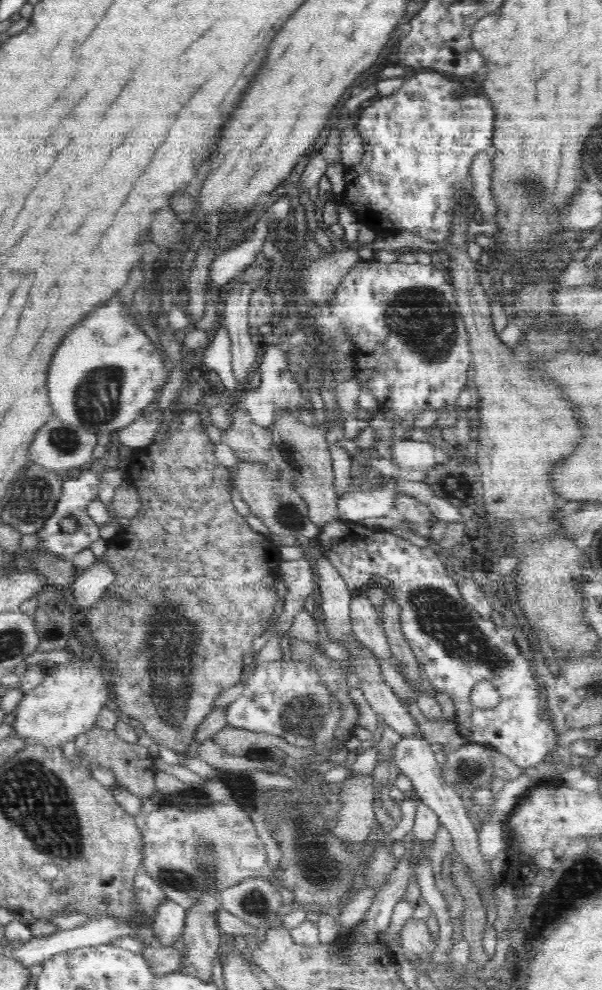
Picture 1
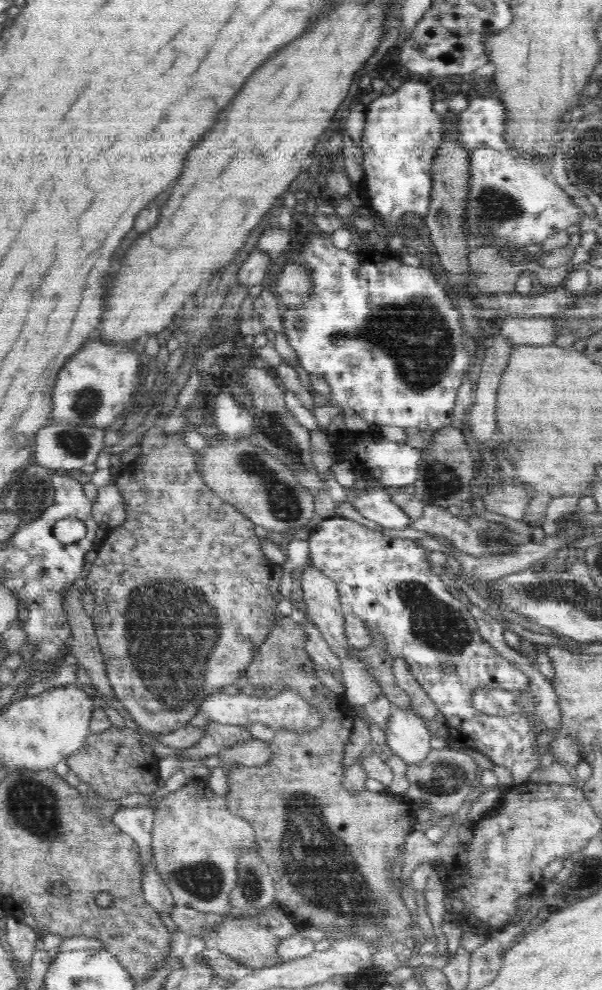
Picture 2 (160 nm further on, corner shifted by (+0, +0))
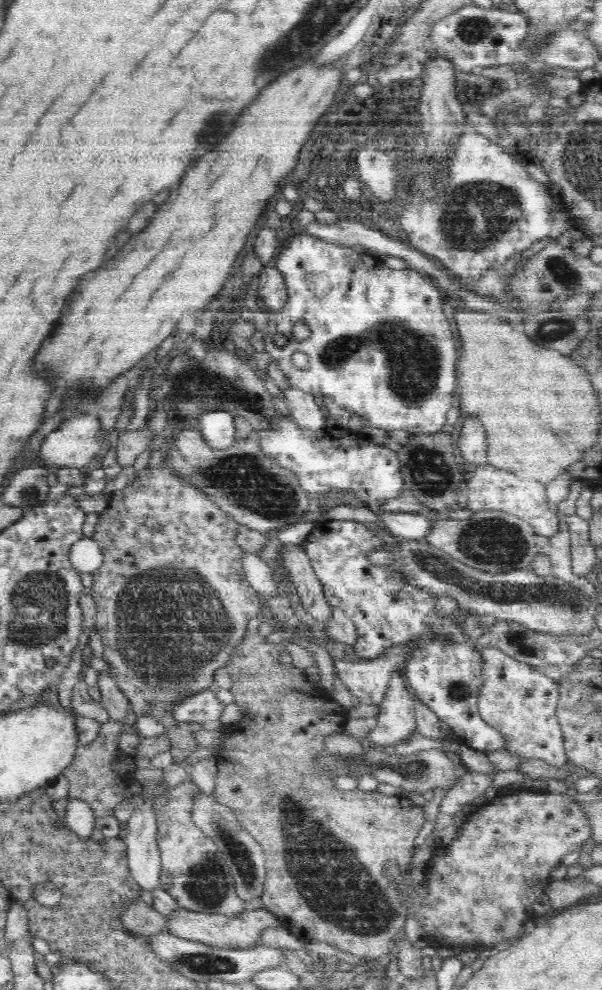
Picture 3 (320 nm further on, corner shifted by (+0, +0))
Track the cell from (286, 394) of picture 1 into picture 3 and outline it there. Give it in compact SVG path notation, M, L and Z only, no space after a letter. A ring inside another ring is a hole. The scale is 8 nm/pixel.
M212 410L202 414L197 430L212 449L225 450L236 441L233 414L224 410Z

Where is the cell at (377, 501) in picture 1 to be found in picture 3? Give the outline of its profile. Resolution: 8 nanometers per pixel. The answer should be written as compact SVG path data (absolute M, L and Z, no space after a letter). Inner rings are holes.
M382 511L377 513L385 524L385 529L400 540L424 540L432 530L432 521L421 514L408 511Z

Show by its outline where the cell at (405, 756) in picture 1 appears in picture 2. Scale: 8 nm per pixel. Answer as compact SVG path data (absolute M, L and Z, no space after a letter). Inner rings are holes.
M398 709L389 716L386 742L406 764L416 764L430 752L430 731L424 720L410 709Z

